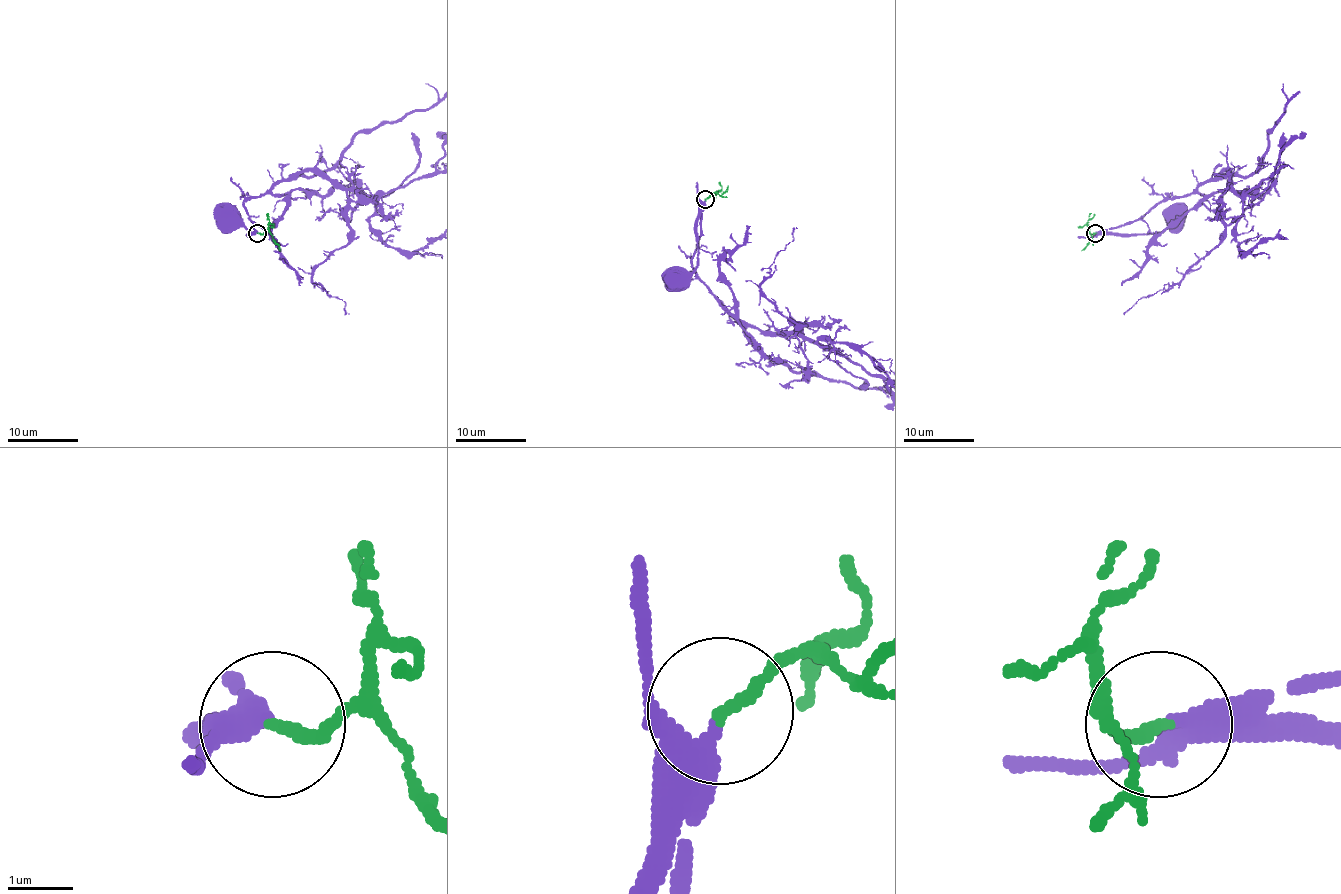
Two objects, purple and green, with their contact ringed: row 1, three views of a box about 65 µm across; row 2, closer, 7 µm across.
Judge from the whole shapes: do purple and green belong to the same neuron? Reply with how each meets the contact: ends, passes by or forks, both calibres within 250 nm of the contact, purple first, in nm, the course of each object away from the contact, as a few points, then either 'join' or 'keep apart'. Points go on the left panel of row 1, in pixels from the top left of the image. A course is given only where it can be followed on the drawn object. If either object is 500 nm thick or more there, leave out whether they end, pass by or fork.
purple passes by; green ends; calibres 300 and 180 nm; course purple (258, 233), (249, 235), (242, 226), (226, 219); course green (258, 233), (267, 231), (279, 251); join

